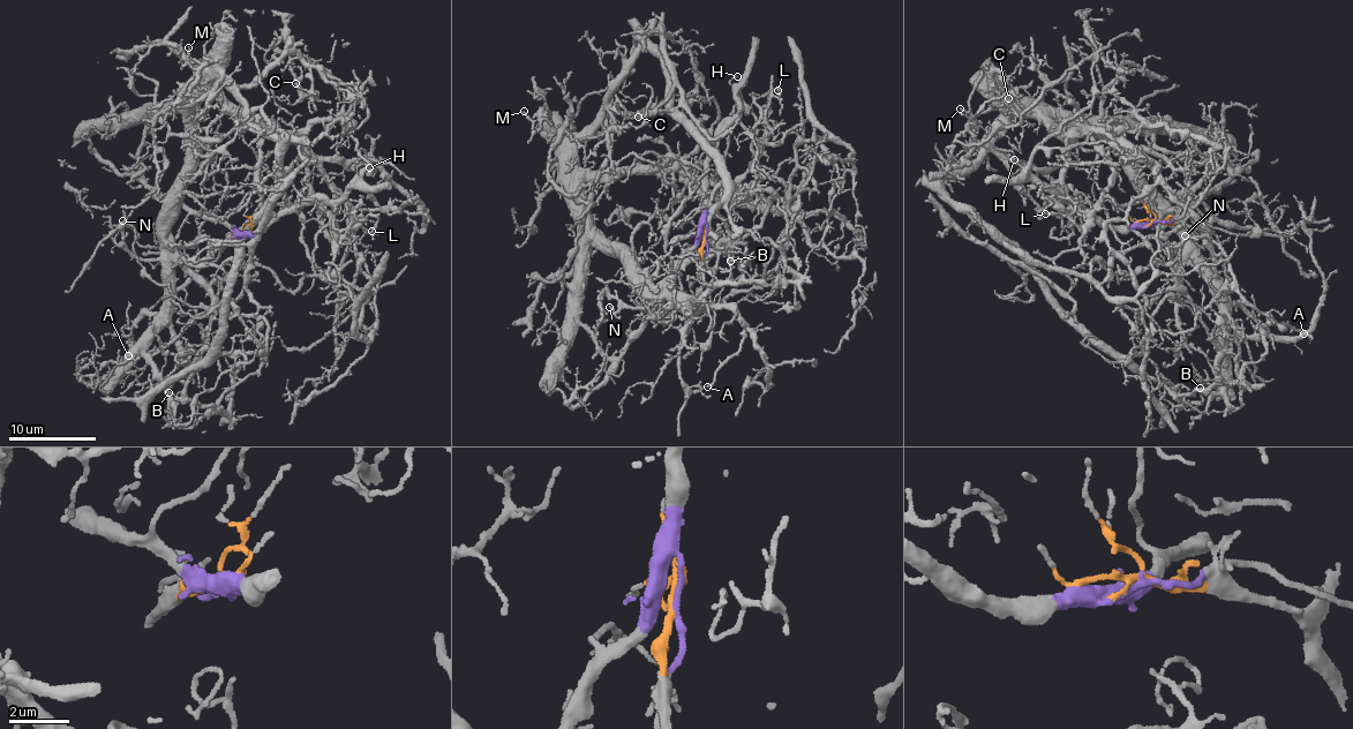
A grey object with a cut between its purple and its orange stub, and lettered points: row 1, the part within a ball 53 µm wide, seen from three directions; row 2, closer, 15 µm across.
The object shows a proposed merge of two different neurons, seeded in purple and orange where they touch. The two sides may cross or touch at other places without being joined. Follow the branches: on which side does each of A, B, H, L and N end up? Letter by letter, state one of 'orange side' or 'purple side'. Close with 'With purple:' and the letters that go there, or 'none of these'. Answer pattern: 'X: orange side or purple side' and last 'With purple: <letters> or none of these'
A: orange side
B: orange side
H: purple side
L: purple side
N: orange side
With purple: H, L

